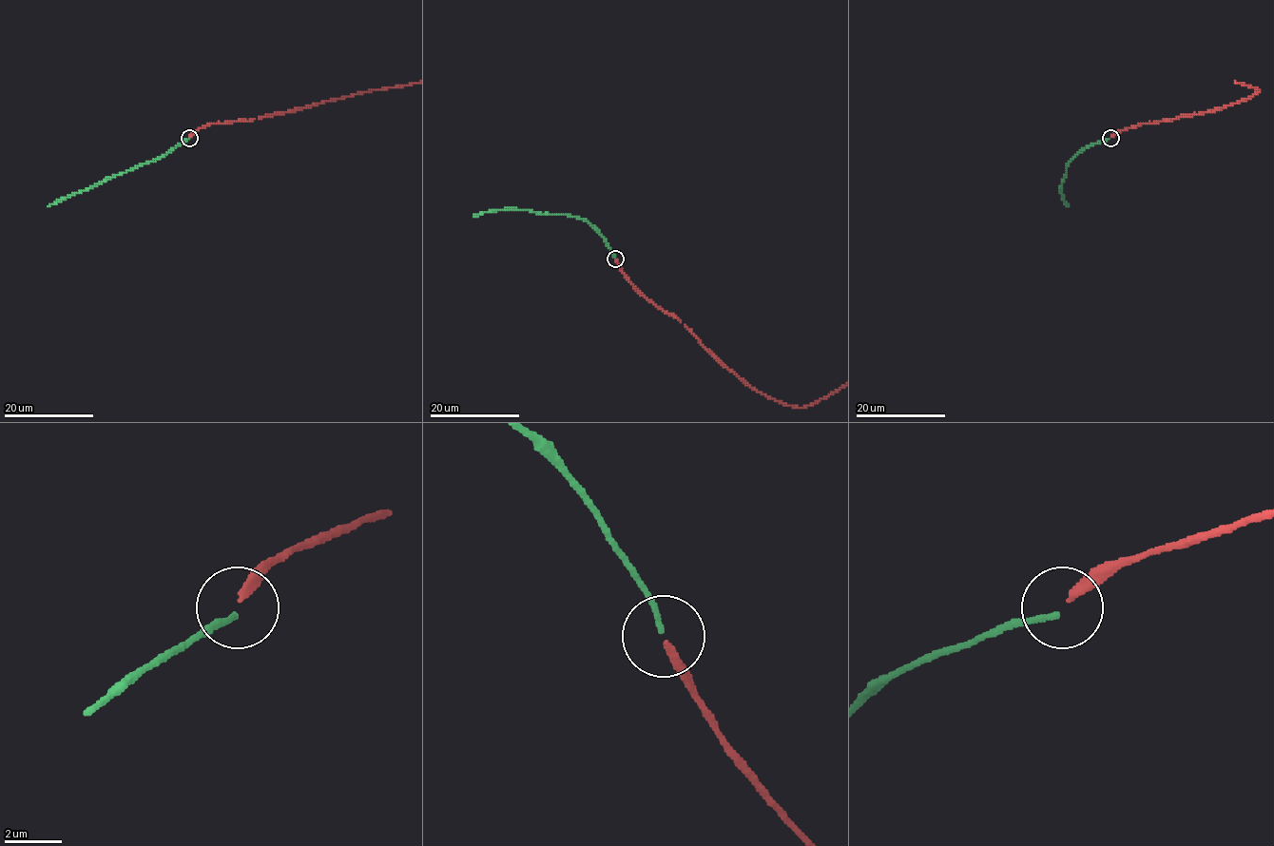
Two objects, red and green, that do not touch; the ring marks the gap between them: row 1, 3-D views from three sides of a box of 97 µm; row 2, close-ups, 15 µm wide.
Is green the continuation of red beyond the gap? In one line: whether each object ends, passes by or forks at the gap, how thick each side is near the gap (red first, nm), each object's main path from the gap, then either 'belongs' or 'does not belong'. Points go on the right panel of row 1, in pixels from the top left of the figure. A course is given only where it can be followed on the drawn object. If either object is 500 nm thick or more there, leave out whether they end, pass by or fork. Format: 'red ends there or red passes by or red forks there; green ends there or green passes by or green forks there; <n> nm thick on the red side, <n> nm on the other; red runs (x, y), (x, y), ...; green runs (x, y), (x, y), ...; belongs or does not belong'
red ends there; green ends there; 280 nm thick on the red side, 190 nm on the other; green runs (1109, 138), (1090, 145), (1067, 164), (1061, 183), (1067, 207); does not belong

